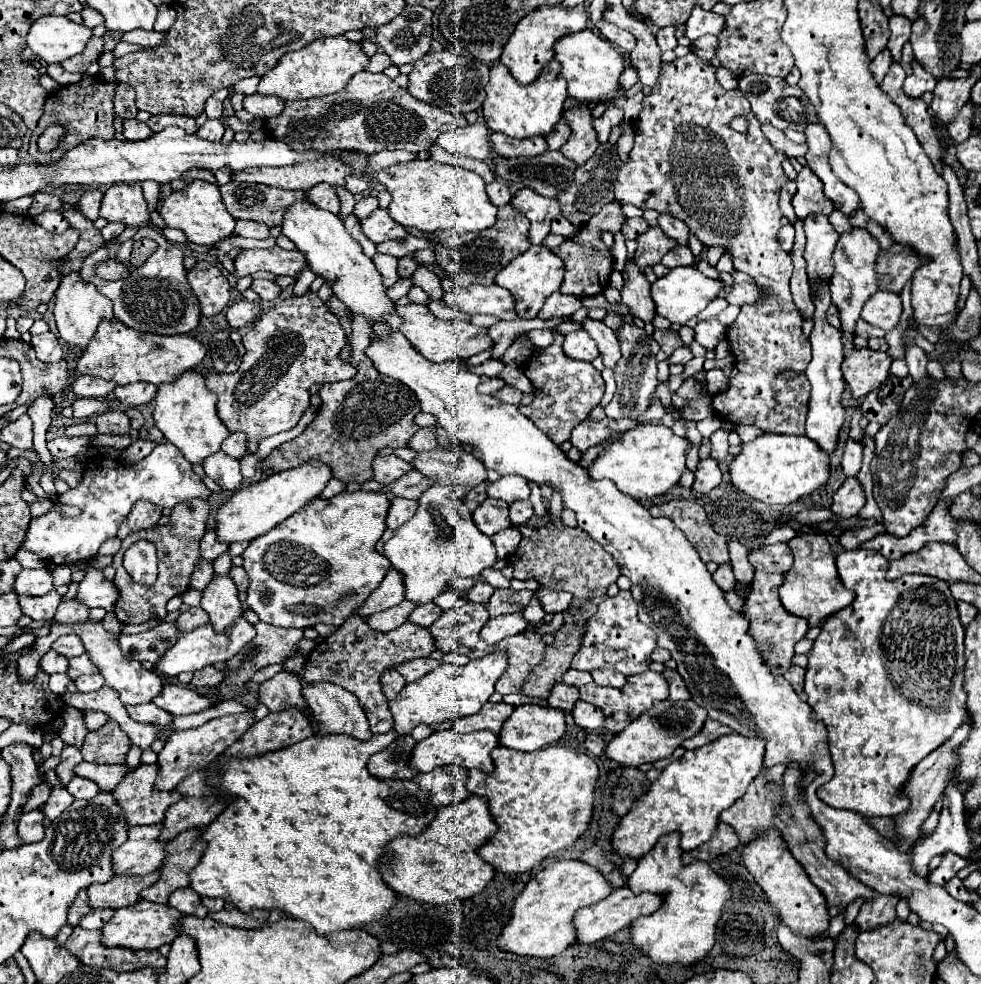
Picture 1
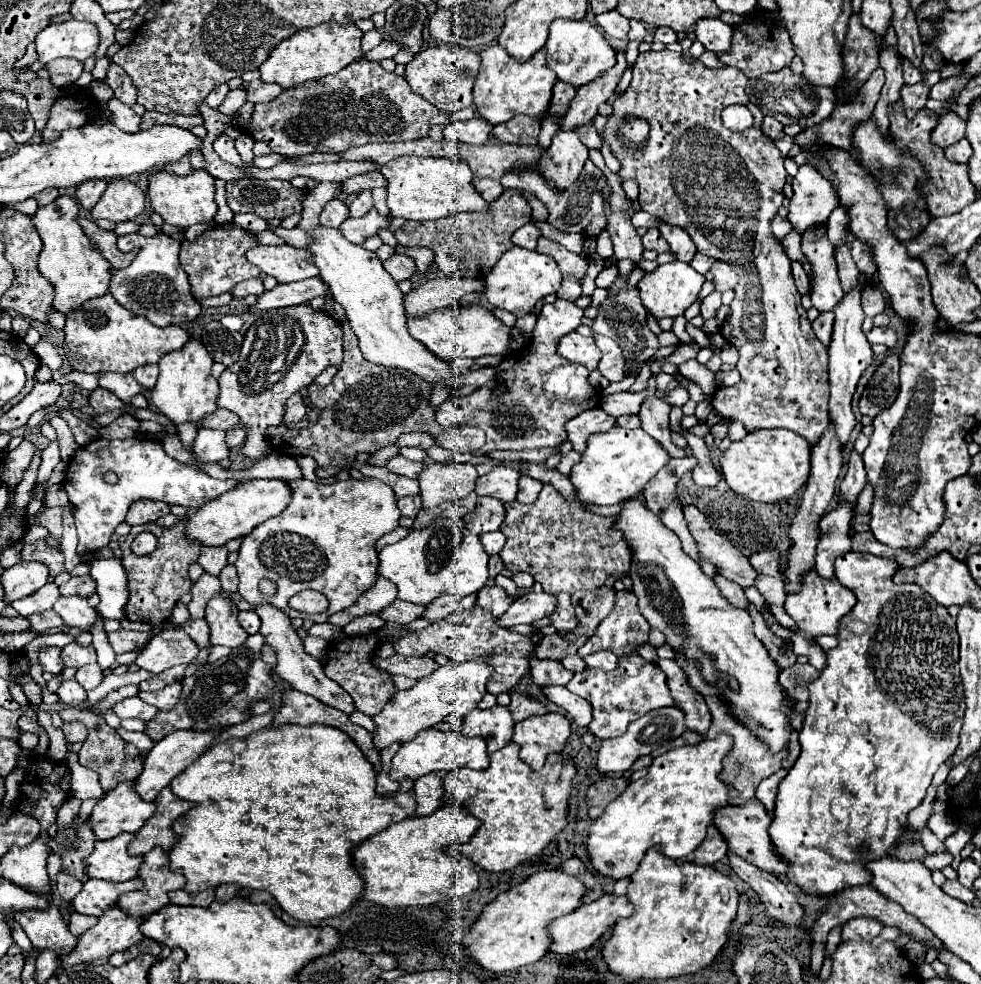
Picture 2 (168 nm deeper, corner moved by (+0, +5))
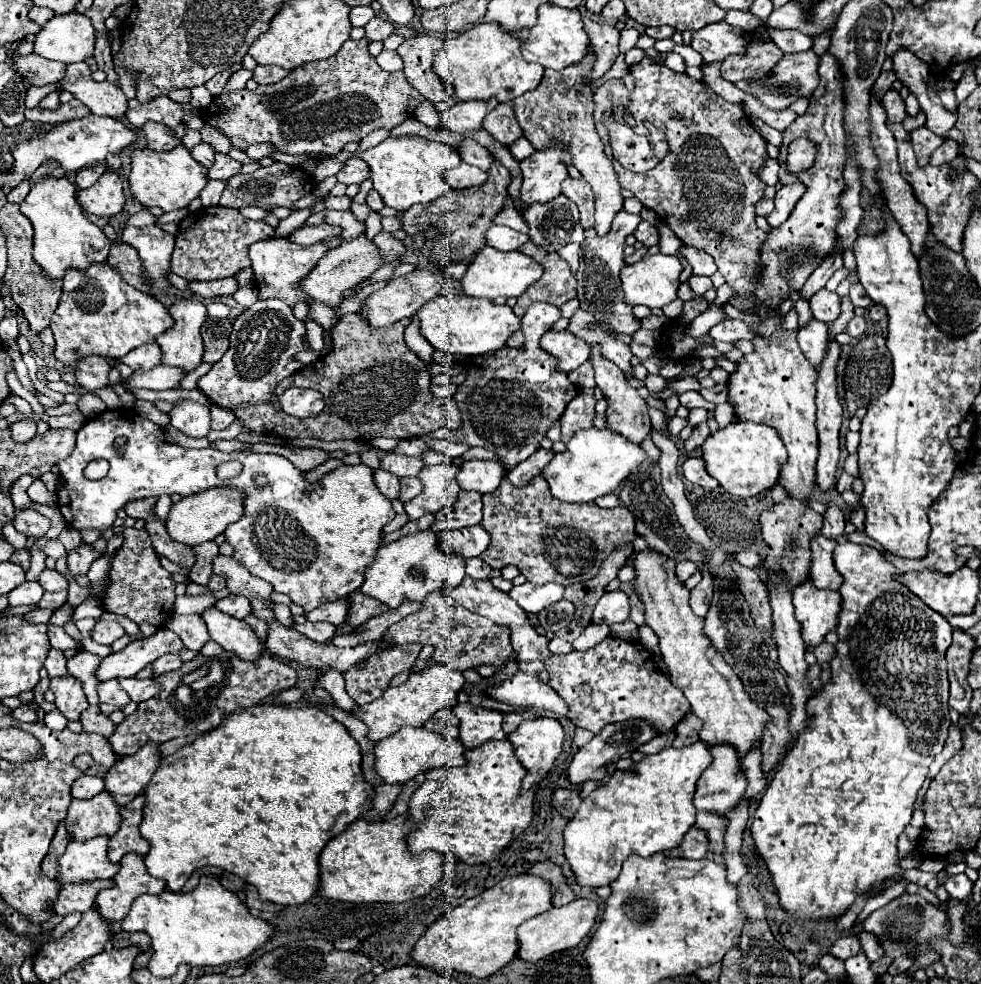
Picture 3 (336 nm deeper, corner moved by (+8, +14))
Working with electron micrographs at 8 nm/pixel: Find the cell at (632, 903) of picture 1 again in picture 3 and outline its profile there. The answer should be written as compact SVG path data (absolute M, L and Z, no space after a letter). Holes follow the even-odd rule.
M575 899L569 905L563 907L553 907L547 913L541 913L529 921L525 921L523 925L519 925L517 929L517 941L519 941L519 951L517 957L523 961L541 961L553 953L565 951L565 949L573 949L581 943L581 939L591 931L591 927L595 925L595 917L597 917L597 903L589 901L589 899Z

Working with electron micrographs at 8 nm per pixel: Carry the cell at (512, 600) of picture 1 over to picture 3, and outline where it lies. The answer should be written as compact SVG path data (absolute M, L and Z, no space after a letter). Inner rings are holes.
M475 557L475 559L465 561L465 571L473 579L487 579L491 573L491 567L485 561L481 561L479 557Z

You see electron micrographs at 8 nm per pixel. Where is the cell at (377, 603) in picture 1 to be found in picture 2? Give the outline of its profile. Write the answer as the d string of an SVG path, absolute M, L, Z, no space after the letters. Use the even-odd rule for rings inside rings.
M377 578L375 586L371 586L371 590L367 590L367 594L361 594L359 600L355 602L355 606L349 606L347 610L333 614L329 618L329 622L335 626L345 626L347 622L351 622L357 616L375 614L375 612L391 606L391 602L395 602L395 600L397 600L395 584L387 582L387 578Z

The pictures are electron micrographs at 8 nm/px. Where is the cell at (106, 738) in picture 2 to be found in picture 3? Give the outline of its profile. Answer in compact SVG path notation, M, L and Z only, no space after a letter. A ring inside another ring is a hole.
M91 705L83 715L81 715L81 725L83 725L83 731L93 731L93 733L99 733L103 737L109 737L113 731L115 731L115 725L111 723L111 719L95 705Z

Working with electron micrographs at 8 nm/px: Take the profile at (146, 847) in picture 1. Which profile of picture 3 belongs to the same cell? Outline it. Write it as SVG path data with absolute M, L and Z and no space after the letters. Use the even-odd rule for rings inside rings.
M95 837L85 843L71 841L67 851L59 857L57 881L65 883L87 883L95 879L113 879L119 871L119 863L107 859L107 837Z

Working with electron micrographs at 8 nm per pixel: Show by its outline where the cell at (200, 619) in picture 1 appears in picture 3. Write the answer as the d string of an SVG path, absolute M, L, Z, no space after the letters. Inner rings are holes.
M175 613L171 617L171 621L167 623L167 627L173 629L181 637L181 641L183 641L183 645L187 649L197 651L197 653L211 639L203 617L201 615L195 615L195 613L193 615L177 615Z

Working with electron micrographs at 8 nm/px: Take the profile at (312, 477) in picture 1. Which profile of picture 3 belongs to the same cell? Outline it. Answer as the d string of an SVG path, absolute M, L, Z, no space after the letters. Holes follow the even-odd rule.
M223 487L223 489L209 489L203 493L195 493L173 503L165 527L167 527L167 535L173 541L195 547L205 541L213 541L219 533L227 529L229 523L235 523L241 517L243 517L243 495L237 489Z

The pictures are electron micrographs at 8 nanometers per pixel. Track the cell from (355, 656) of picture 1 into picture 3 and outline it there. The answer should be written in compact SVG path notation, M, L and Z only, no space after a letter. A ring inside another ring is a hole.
M423 645L395 646L373 655L345 673L347 693L357 705L365 705L383 695L393 675L414 667Z

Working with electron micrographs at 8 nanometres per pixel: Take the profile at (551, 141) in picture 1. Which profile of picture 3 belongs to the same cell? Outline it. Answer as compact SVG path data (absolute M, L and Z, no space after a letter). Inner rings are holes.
M581 9L581 19L585 23L585 31L597 55L593 65L593 75L591 75L591 79L595 81L611 69L615 57L619 55L619 29L615 29L605 21L597 21L601 17L593 17L589 11L583 9Z

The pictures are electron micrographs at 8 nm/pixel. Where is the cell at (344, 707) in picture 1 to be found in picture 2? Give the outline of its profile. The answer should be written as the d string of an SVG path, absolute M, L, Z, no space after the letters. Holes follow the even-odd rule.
M269 604L257 606L255 612L257 612L259 618L261 618L261 630L259 630L259 632L267 638L267 644L269 644L271 648L275 648L275 652L277 652L275 674L277 674L279 678L283 678L285 682L289 682L295 690L305 692L305 694L311 694L311 696L315 696L317 700L321 700L323 704L341 710L341 712L345 712L345 714L353 714L353 712L355 712L355 704L353 704L351 696L349 696L337 682L333 682L331 678L325 676L319 660L315 660L311 654L305 652L301 638L299 638L299 636L295 634L295 630L291 628L291 620L287 620L287 616L285 616L281 610L277 610L277 608L269 606Z

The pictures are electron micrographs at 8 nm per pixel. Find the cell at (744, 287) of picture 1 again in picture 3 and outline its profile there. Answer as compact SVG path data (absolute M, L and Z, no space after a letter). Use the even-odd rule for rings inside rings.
M683 245L679 249L679 253L689 261L689 265L693 267L693 273L695 275L713 275L717 271L717 265L713 261L713 257L709 253L705 253L703 249L697 249L697 247L687 247Z

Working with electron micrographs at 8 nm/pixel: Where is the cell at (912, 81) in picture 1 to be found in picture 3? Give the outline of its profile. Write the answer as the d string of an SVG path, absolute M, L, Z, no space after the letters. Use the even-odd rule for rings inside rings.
M889 89L883 95L881 105L883 105L885 113L887 113L887 123L901 123L905 119L905 115L907 115L905 113L905 103L903 103L901 95L897 91L893 91L893 89Z

